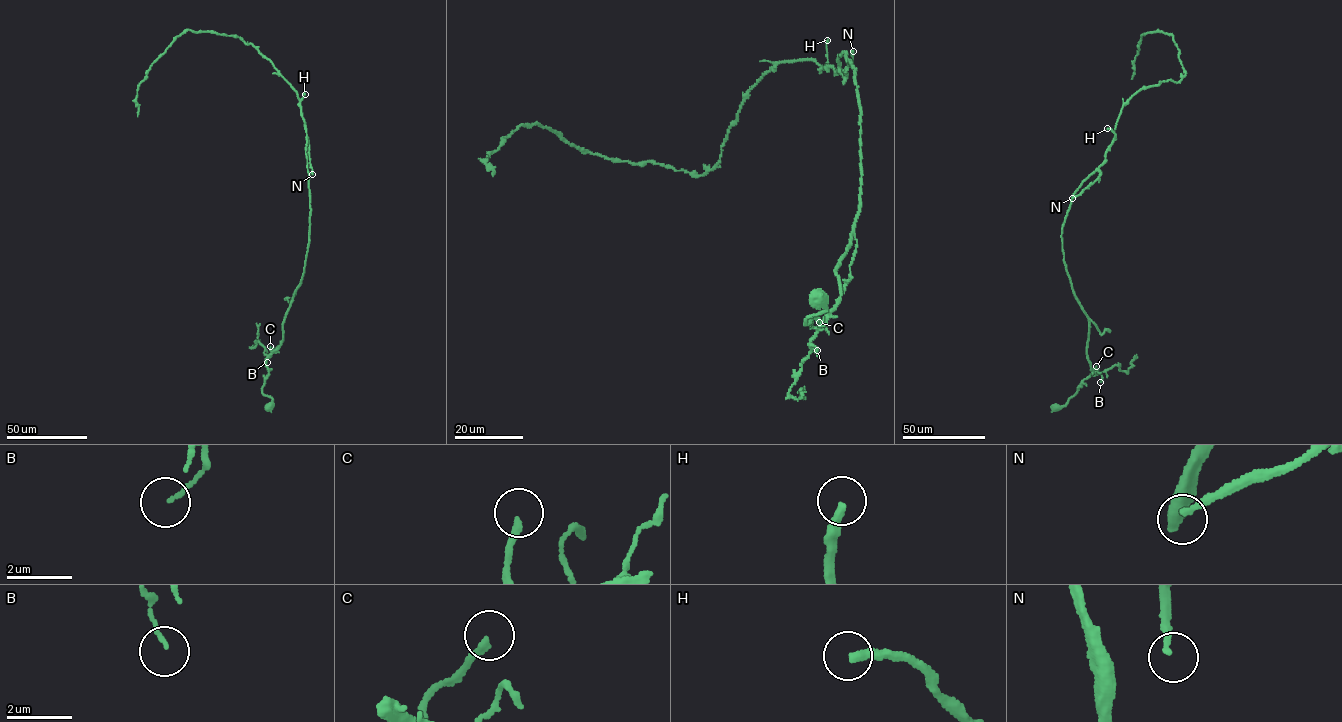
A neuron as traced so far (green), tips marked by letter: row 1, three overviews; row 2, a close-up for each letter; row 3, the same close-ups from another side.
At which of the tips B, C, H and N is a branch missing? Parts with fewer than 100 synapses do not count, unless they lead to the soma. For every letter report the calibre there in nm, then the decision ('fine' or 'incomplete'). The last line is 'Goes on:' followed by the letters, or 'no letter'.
B: 110 nm thick; fine
C: 220 nm thick; fine
H: 240 nm thick; incomplete
N: 200 nm thick; fine
Goes on: H

